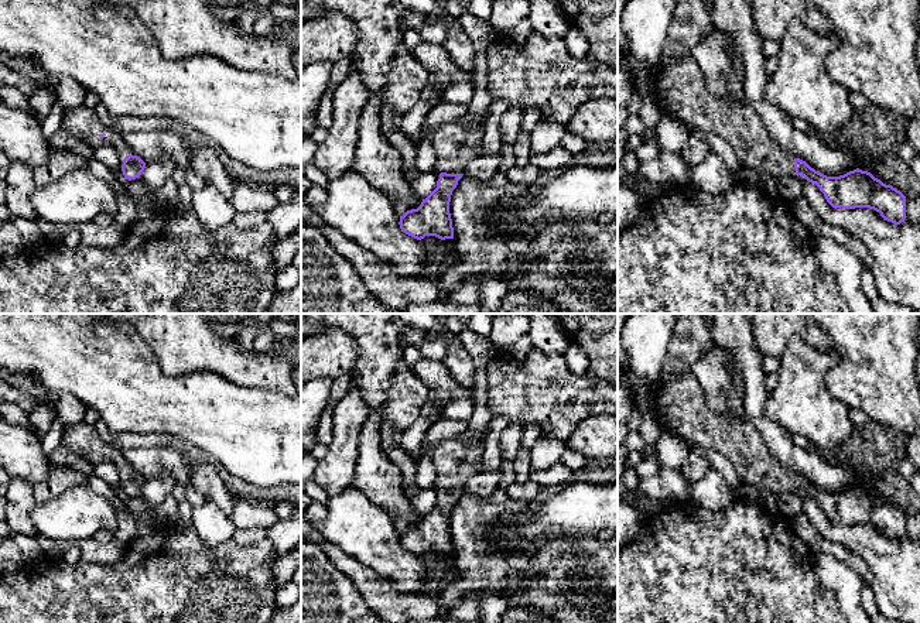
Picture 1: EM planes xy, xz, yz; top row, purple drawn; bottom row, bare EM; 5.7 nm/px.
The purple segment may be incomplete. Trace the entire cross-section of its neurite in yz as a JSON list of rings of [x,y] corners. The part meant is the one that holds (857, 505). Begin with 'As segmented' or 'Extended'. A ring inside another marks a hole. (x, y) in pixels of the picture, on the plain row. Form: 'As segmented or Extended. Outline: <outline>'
Extended. Outline: [[[676,314],[674,331],[656,386],[653,408],[661,428],[687,444],[726,456],[742,480],[776,494],[801,492],[815,500],[832,524],[869,524],[895,541],[906,535],[906,513],[859,485],[827,493],[780,465],[746,417],[728,420],[714,413],[692,373],[692,364],[711,349],[707,314]]]

